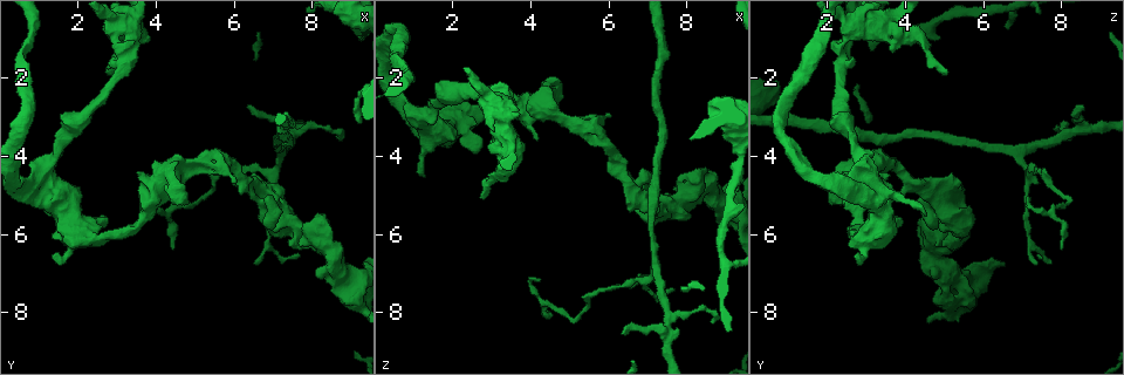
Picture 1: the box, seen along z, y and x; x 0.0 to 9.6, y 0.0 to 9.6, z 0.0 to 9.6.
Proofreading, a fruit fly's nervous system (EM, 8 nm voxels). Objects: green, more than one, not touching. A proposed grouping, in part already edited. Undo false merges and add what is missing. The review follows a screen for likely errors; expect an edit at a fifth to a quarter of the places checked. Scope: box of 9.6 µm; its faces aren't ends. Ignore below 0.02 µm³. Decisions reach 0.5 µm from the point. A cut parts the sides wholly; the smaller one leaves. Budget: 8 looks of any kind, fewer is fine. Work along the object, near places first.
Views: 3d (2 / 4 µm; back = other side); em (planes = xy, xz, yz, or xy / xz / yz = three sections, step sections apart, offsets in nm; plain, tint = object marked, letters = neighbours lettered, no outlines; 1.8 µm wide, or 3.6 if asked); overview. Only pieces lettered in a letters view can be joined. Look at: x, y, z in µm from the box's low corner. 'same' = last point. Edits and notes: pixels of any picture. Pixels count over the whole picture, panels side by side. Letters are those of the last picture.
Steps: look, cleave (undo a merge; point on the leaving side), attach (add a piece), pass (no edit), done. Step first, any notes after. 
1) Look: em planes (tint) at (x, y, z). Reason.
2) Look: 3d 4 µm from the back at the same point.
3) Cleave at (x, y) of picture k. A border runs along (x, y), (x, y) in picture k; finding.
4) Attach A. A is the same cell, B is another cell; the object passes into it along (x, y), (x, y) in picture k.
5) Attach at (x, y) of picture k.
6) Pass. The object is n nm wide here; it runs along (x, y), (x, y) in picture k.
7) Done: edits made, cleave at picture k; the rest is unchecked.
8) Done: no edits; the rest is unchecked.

Look: 3d 2 µm from the back at (7.50, 6.30, 5.00). Branch stops here.

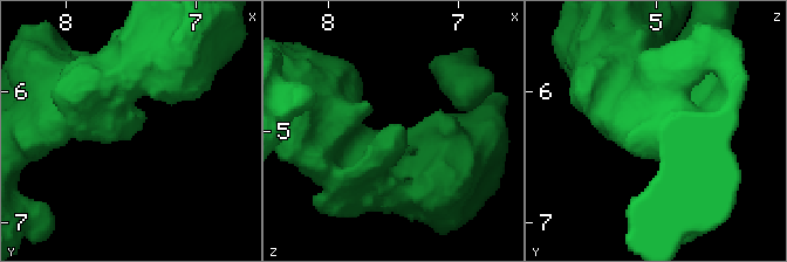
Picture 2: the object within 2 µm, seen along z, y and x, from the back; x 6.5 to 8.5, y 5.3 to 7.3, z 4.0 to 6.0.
Look: em xz step 16 (letters) at (7.48, 6.30, 4.96). Need the tissue.

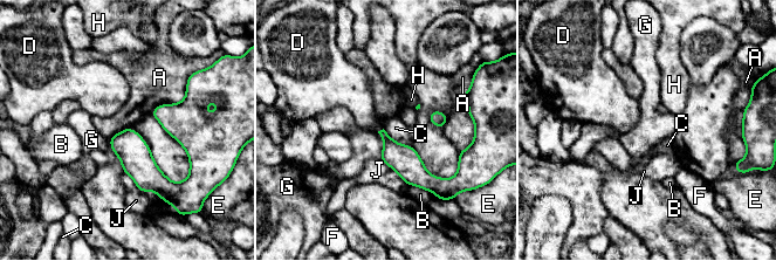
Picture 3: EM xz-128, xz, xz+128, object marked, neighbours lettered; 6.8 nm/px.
Look: em planes (letters) at the same point.

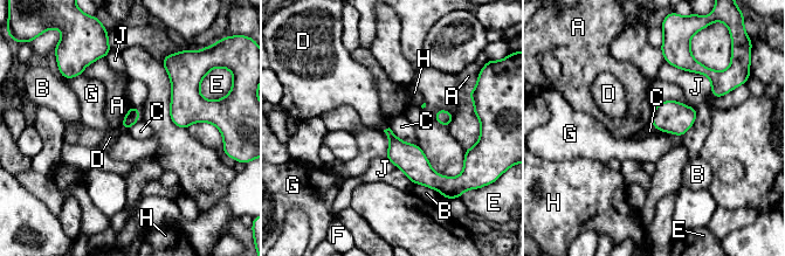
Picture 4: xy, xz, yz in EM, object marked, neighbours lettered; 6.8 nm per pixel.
Pass. A, B, C, D, E, F, G, H and J are other cells; no lettered piece goes on from it.

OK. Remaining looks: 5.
Look: 3d 4 µm at (4.50, 6.40, 8.00). Tapers out.

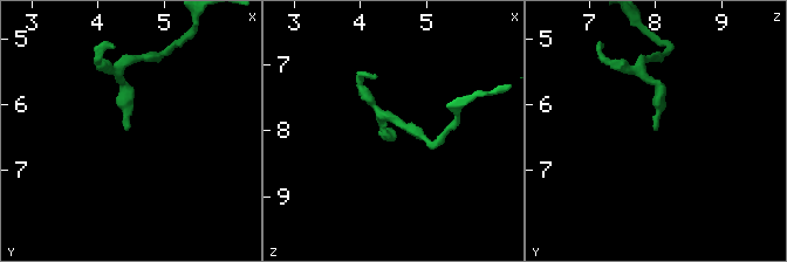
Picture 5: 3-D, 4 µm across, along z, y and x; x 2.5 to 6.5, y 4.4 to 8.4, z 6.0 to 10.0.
Look: em 3.6 µm xy step 4 (tint) at (4.45, 6.40, 8.05). Shape alone is not enough.

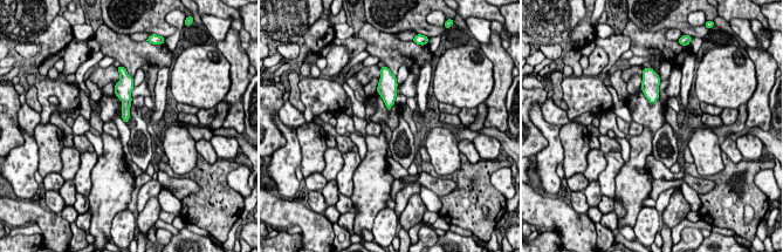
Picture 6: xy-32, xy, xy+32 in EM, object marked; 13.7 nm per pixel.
Look: em 3.6 µm planes (letters) at the same point.

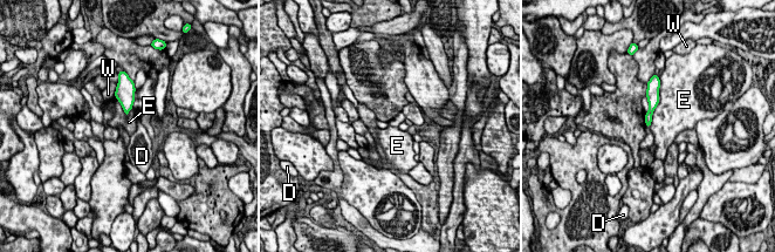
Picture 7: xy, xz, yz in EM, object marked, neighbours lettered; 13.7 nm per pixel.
Pass. The object is 100 nm wide here; D, E and W are other cells; a border runs along (659, 88), (659, 103), (649, 127) in picture 7; none of them fits.

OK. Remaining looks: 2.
Done: no edits; the rest is unchecked.

